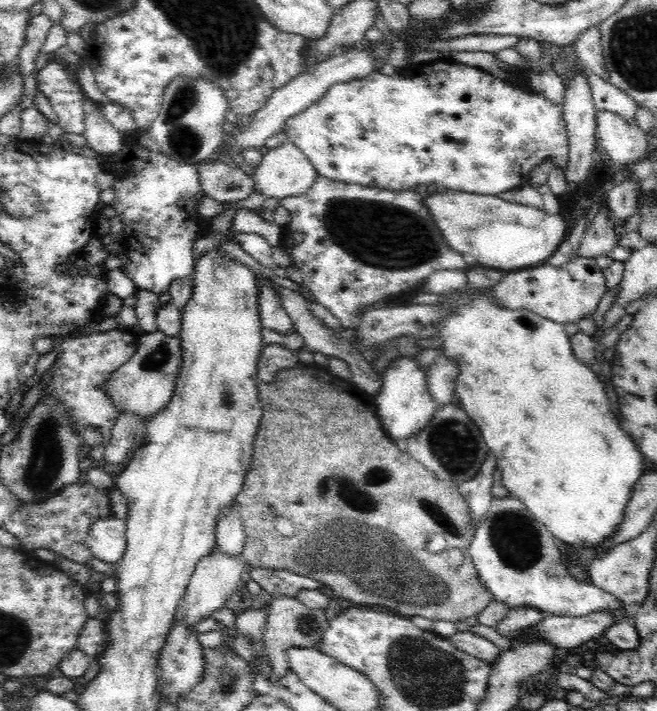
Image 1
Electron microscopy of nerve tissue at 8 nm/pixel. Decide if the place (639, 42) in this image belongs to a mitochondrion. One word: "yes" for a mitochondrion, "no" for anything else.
yes

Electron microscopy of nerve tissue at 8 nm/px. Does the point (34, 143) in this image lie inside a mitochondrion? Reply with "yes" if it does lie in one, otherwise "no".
no

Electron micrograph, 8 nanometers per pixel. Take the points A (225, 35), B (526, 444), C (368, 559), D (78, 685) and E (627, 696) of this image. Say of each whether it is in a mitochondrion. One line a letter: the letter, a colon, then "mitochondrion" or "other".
A: mitochondrion
B: other
C: mitochondrion
D: other
E: other

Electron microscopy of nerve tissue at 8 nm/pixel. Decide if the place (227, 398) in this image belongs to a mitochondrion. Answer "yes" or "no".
yes

